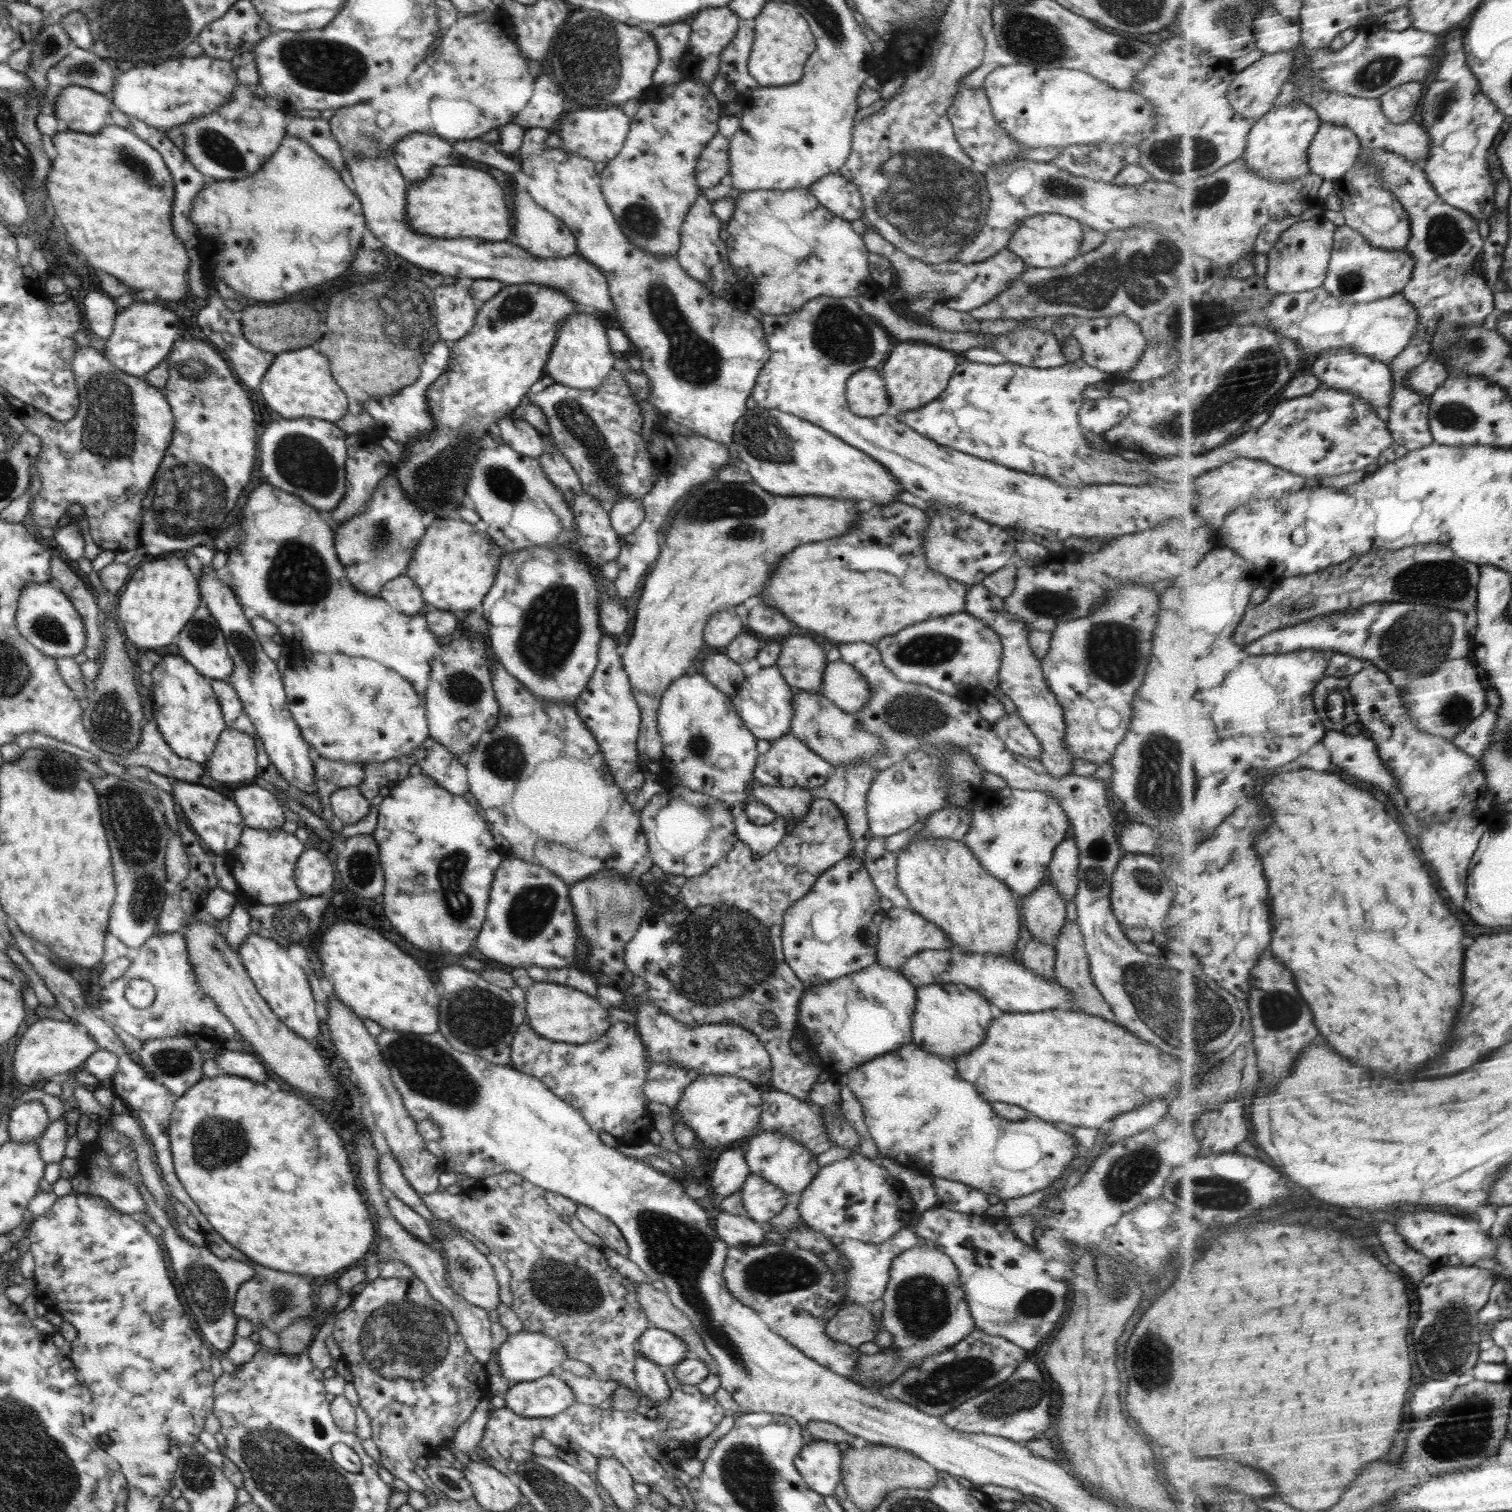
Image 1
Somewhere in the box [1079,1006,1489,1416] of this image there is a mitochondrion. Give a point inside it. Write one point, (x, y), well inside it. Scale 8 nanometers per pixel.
(1450, 1337)

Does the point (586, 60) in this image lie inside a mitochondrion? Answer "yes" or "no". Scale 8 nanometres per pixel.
yes

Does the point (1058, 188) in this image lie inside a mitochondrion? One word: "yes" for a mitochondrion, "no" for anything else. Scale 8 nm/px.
yes

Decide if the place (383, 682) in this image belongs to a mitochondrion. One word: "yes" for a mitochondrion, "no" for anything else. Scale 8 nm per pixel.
no

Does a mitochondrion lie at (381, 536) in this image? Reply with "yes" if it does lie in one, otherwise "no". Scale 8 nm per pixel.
yes

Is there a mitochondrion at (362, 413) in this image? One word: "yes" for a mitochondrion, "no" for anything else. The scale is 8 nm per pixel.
no

